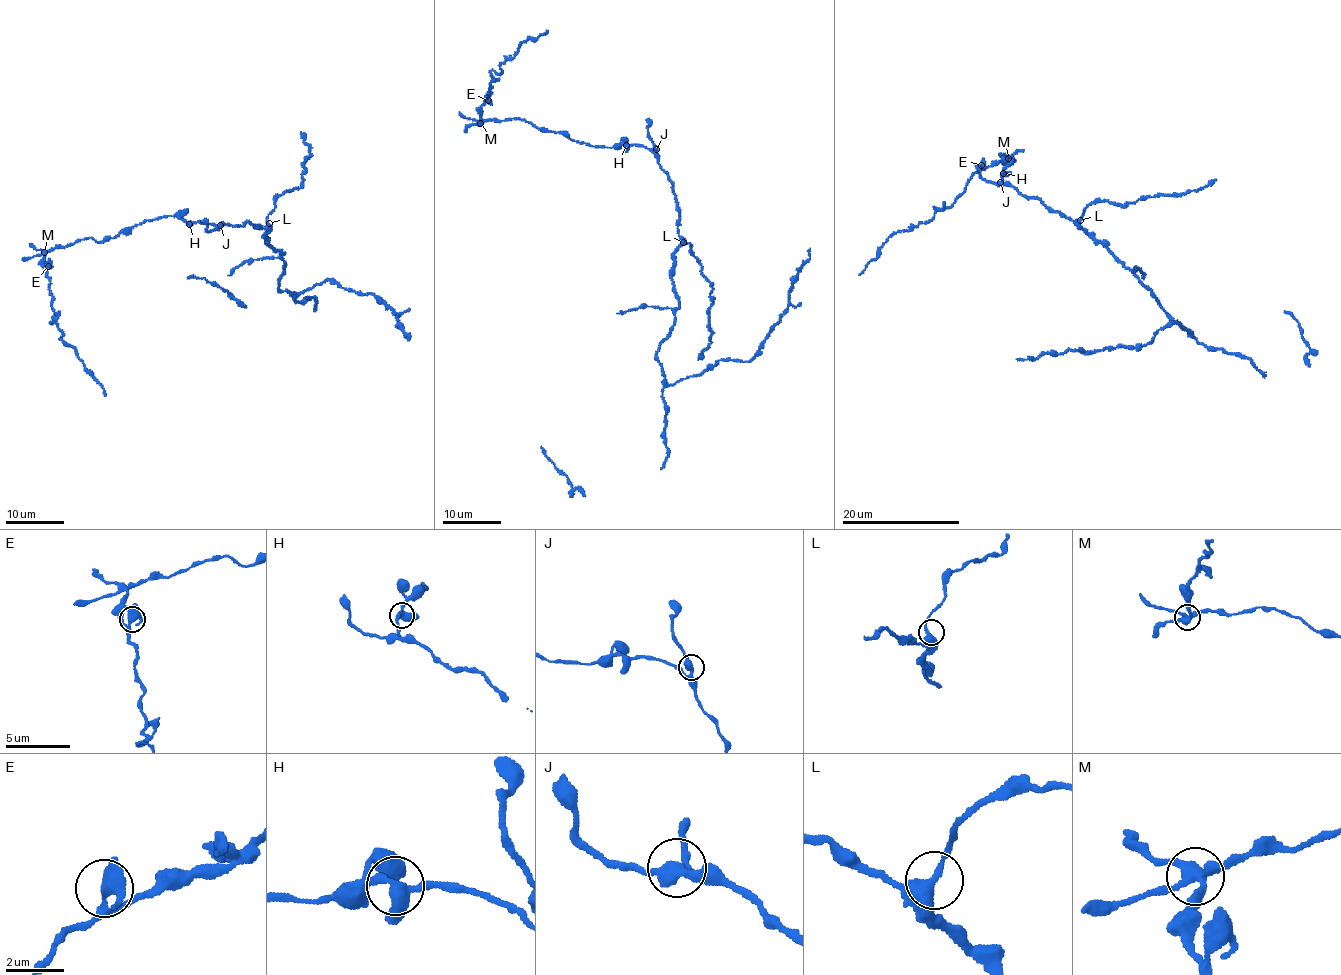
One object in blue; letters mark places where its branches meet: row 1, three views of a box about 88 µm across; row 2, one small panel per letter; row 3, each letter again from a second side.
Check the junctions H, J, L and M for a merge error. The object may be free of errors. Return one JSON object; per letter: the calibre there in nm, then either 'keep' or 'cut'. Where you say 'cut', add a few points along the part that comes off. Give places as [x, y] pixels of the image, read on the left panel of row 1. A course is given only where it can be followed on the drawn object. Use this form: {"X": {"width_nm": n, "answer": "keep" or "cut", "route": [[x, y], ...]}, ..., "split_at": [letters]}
{"H": {"width_nm": 360, "answer": "keep"}, "J": {"width_nm": 360, "answer": "keep"}, "L": {"width_nm": 360, "answer": "keep"}, "M": {"width_nm": 360, "answer": "cut", "route": [[44, 252], [42, 264], [50, 282], [54, 316], [51, 322], [63, 334], [60, 339], [73, 346], [105, 396]]}, "split_at": ["M"]}

